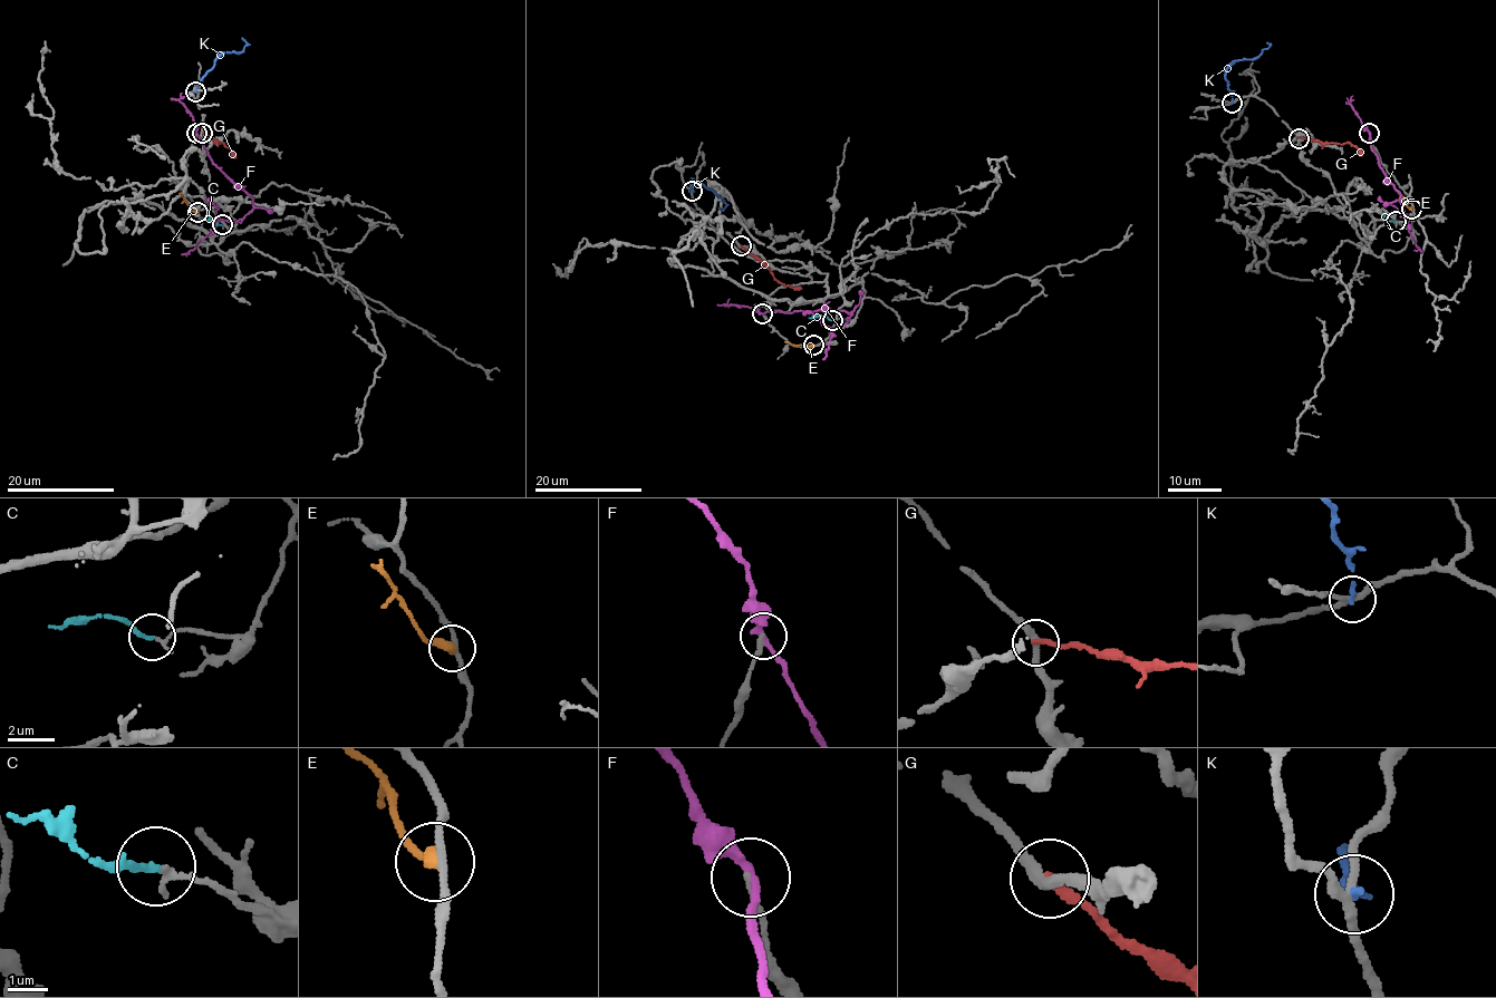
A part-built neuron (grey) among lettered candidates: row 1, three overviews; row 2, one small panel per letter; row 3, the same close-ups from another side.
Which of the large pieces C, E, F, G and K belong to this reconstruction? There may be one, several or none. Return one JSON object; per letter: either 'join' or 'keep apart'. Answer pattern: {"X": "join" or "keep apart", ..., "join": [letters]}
{"C": "join", "E": "keep apart", "F": "keep apart", "G": "keep apart", "K": "keep apart", "join": ["C"]}

